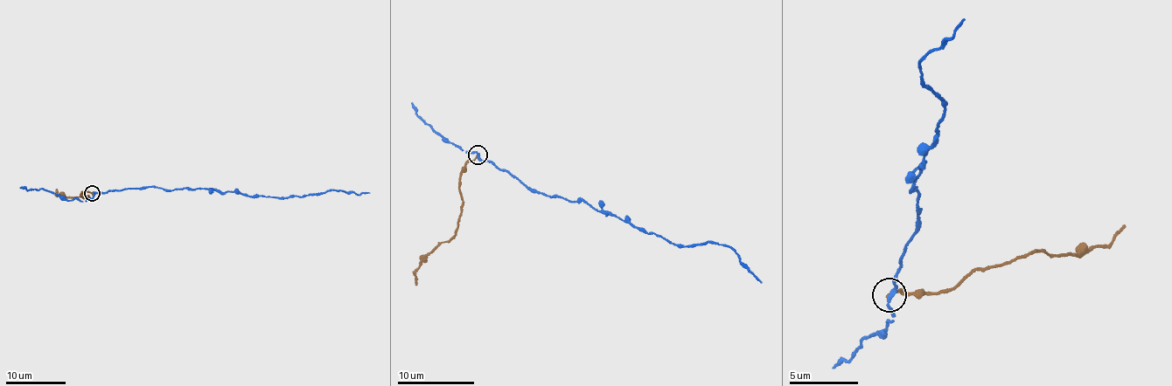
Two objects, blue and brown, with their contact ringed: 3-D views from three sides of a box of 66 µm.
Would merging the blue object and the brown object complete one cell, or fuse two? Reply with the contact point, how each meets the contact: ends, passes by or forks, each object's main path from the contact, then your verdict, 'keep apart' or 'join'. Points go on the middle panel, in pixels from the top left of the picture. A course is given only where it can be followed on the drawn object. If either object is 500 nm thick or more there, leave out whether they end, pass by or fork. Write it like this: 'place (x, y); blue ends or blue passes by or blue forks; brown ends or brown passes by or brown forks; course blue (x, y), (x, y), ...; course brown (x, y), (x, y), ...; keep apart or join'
place (477, 155); blue passes by; brown ends; course blue (477, 154), (533, 189), (584, 200), (675, 244), (714, 241), (728, 245), (762, 283); course brown (477, 154), (460, 176), (462, 199), (454, 237), (437, 242), (429, 253), (422, 254), (416, 285); keep apart

